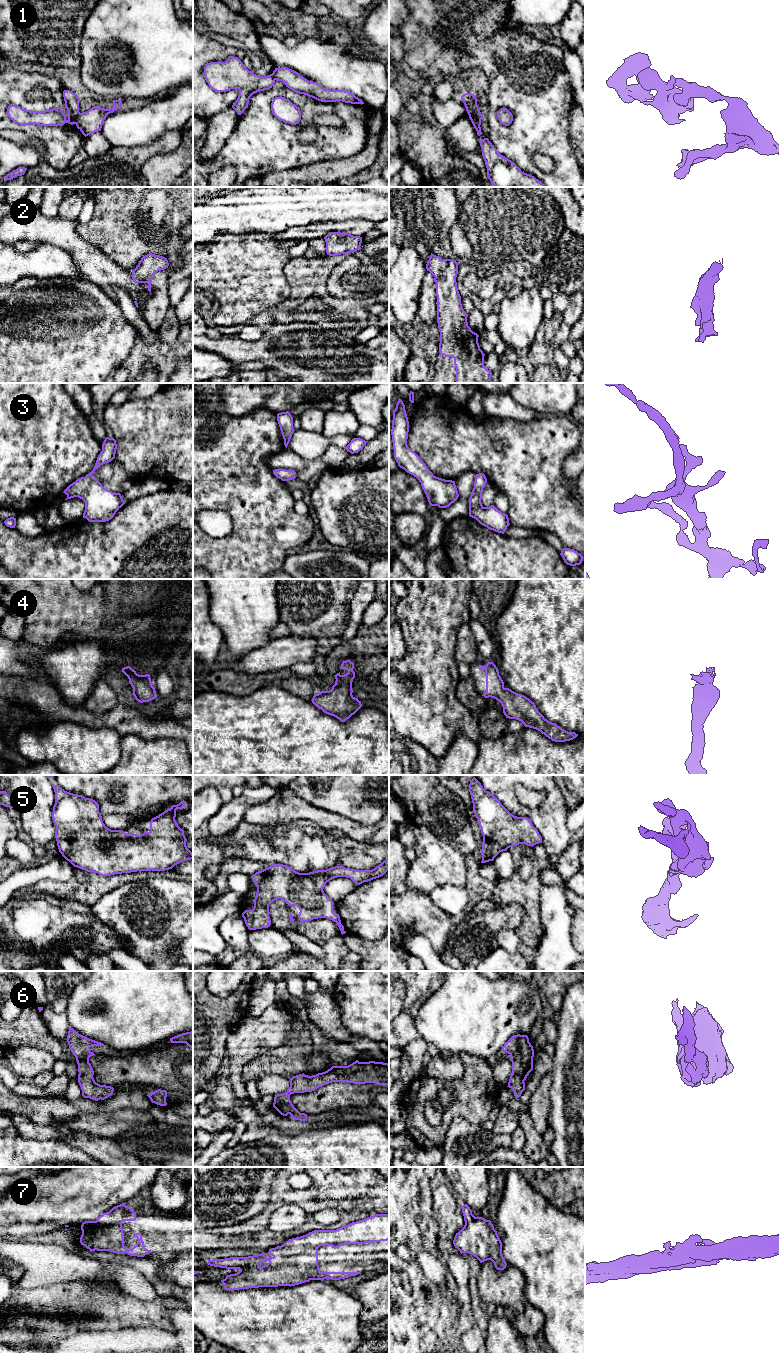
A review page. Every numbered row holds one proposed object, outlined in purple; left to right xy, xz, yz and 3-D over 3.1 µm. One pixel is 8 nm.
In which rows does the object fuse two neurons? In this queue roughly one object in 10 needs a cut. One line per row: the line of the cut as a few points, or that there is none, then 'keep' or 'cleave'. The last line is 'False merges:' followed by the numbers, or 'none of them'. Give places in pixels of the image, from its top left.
1: yz (468, 113), (471, 113), (477, 119), (479, 125) | cleave
2: no cut | keep
3: no cut | keep
4: no cut | keep
5: no cut | keep
6: no cut | keep
7: no cut | keep
False merges: 1

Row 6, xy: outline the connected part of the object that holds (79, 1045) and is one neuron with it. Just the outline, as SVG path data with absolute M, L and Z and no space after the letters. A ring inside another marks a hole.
M71 1027L68 1031L67 1042L78 1064L78 1083L82 1090L82 1096L95 1101L104 1100L111 1096L114 1088L96 1083L93 1078L93 1068L89 1063L89 1058L95 1055L90 1051L90 1048L105 1045L79 1034Z

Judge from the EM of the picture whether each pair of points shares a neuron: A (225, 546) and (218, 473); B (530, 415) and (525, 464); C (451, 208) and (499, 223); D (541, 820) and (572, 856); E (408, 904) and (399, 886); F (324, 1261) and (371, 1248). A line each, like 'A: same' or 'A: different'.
A: same
B: different
C: different
D: different
E: different
F: same

